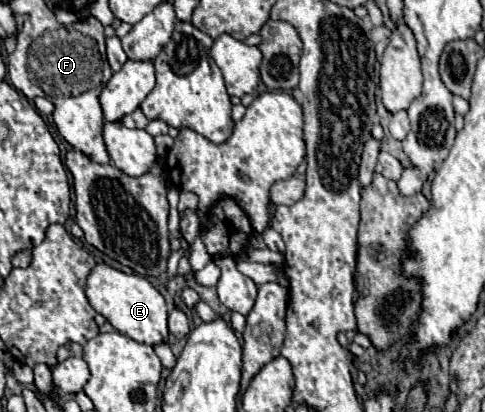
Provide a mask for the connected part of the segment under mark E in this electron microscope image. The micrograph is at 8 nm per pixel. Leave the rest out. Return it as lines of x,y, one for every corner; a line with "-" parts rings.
97,264
87,276
85,294
91,308
103,314
111,322
111,326
117,328
121,334
127,334
137,342
147,342
149,346
167,342
169,330
167,330
165,300
147,278
137,274
125,274
107,264

